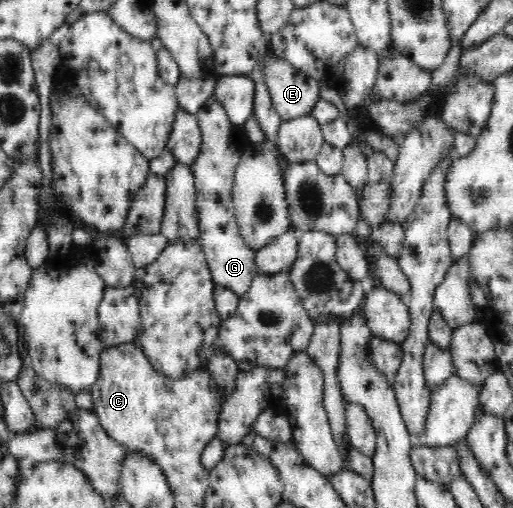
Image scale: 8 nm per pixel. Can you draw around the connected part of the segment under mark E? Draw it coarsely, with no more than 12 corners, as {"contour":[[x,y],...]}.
{"contour":[[283,58],[258,68],[282,120],[310,115],[320,81]]}

